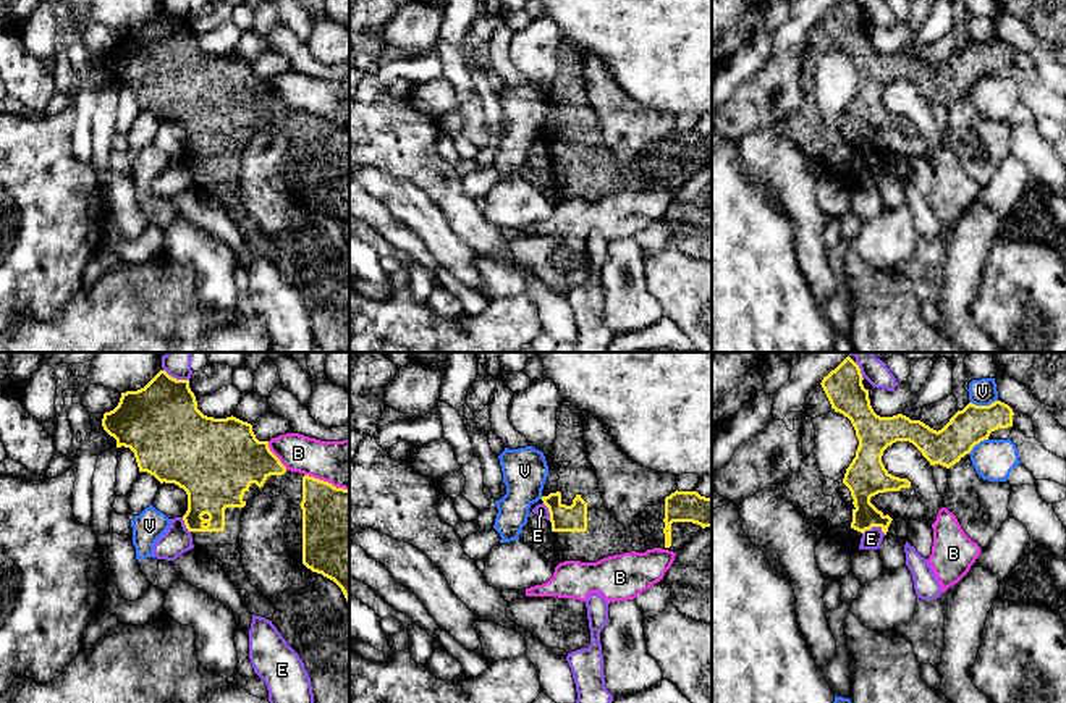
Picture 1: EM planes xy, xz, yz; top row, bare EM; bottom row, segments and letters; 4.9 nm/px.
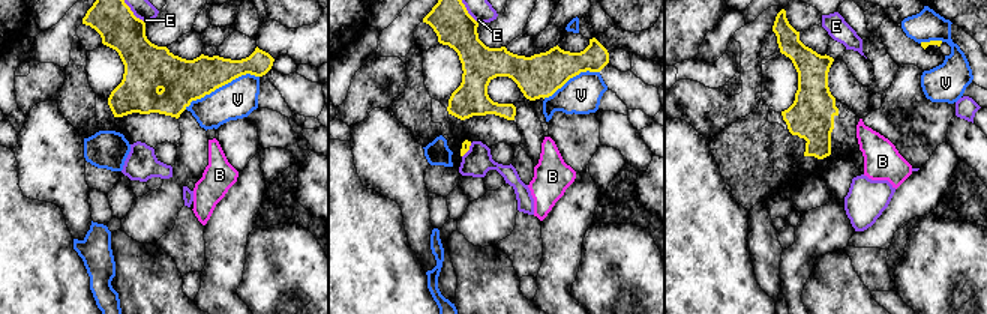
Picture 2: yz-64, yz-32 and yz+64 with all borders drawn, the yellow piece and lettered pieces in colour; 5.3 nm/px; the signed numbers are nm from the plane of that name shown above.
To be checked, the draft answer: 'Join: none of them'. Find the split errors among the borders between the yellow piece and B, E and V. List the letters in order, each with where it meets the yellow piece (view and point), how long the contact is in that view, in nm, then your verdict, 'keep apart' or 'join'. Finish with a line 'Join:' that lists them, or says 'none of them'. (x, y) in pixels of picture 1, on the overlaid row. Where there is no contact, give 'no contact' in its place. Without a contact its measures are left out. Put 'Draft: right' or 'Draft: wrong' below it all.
B: xy (275, 456) | 170 nm | keep apart
E: yz (874, 526) | 120 nm | keep apart
V: yz (984, 406) | 140 nm | keep apart
Join: none of them
Draft: right

